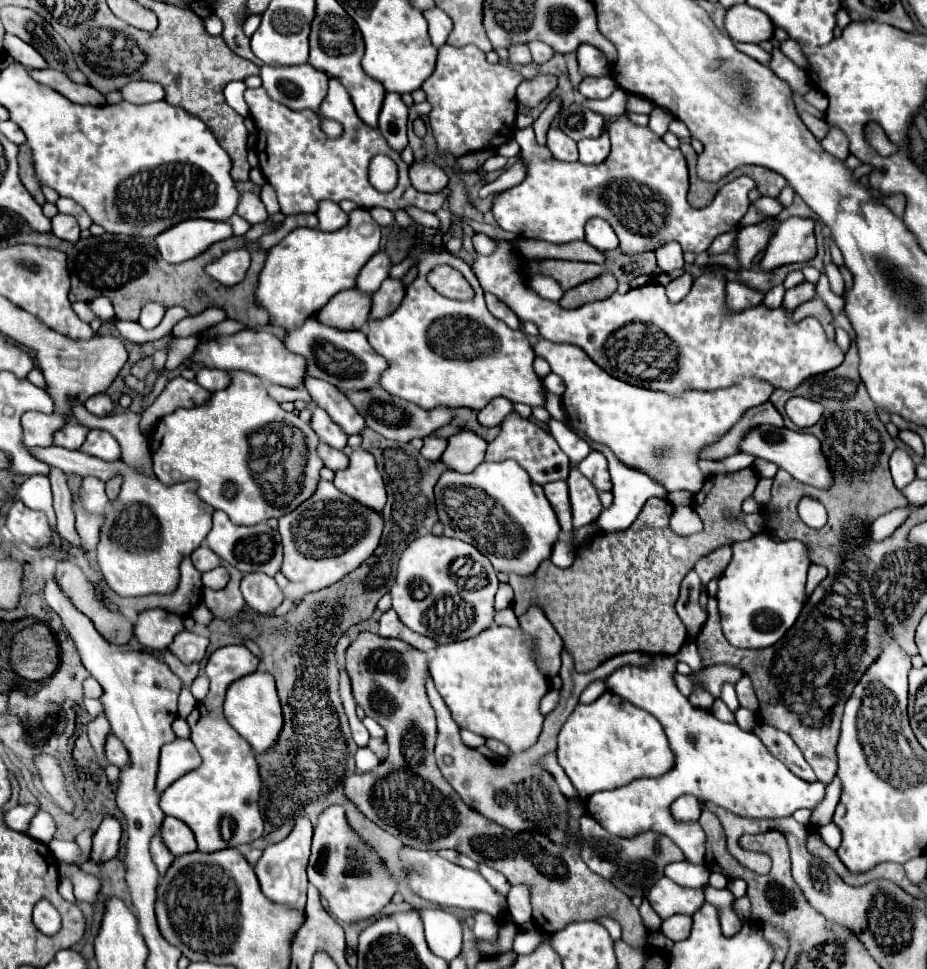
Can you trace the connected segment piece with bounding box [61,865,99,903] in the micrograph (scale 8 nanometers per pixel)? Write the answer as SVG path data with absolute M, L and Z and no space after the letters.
M63 865L61 875L69 875L73 889L75 889L75 897L79 901L87 901L87 903L95 901L97 891L99 891L99 881L93 875L83 873L79 867L73 869L73 865Z

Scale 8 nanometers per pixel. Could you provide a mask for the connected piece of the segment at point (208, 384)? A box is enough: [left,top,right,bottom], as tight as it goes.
[195,367,229,393]

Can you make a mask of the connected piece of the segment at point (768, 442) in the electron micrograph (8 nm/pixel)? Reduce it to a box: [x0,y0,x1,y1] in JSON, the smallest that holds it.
[739,425,833,489]

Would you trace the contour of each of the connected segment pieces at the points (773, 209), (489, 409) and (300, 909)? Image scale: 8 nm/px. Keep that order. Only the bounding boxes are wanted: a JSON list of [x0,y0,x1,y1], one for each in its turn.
[[753,197,785,217],[477,397,513,427],[255,815,313,913]]

